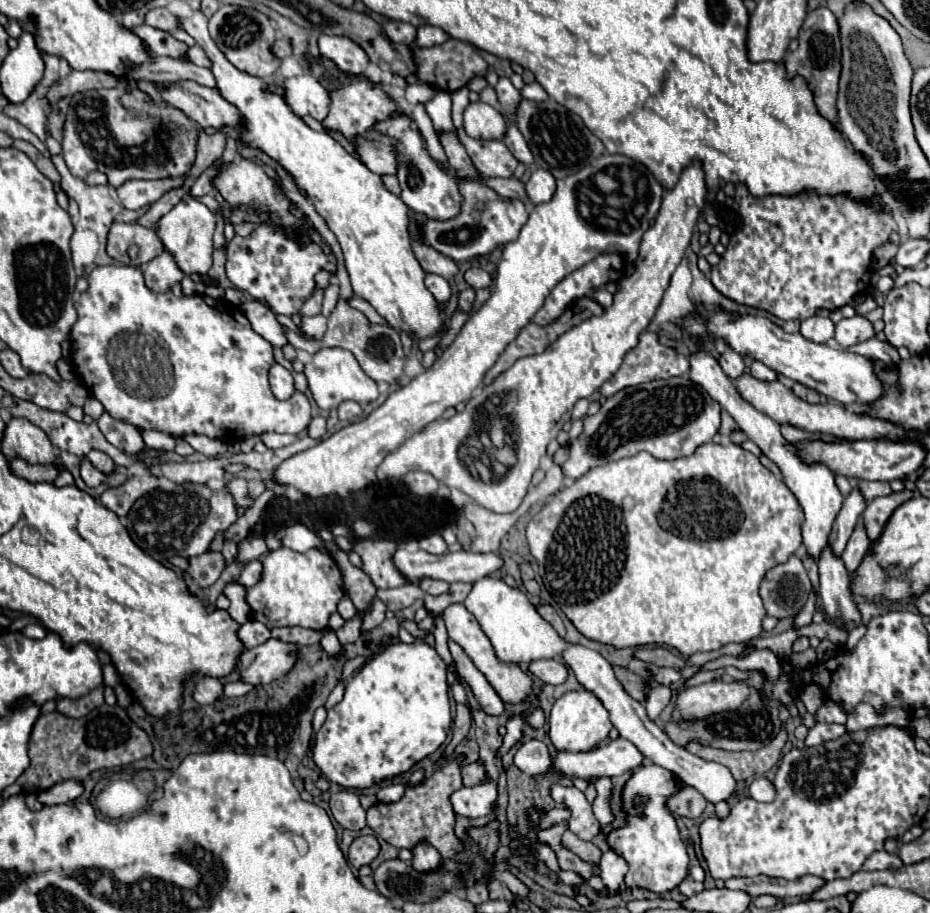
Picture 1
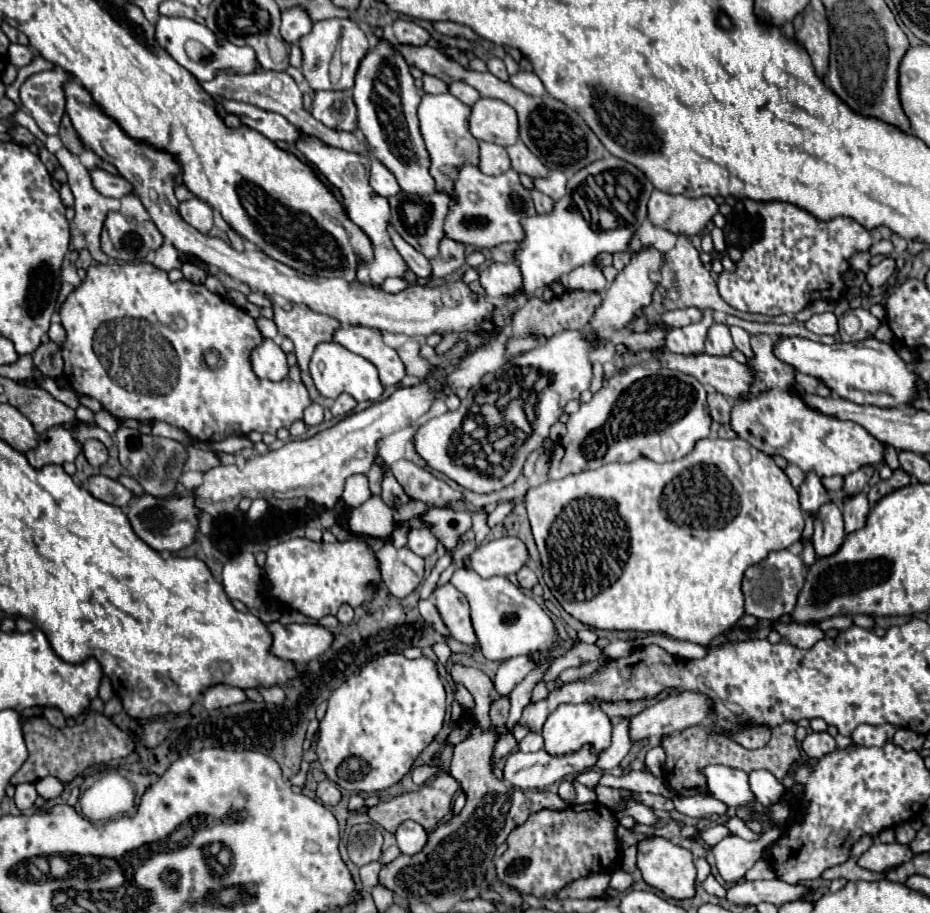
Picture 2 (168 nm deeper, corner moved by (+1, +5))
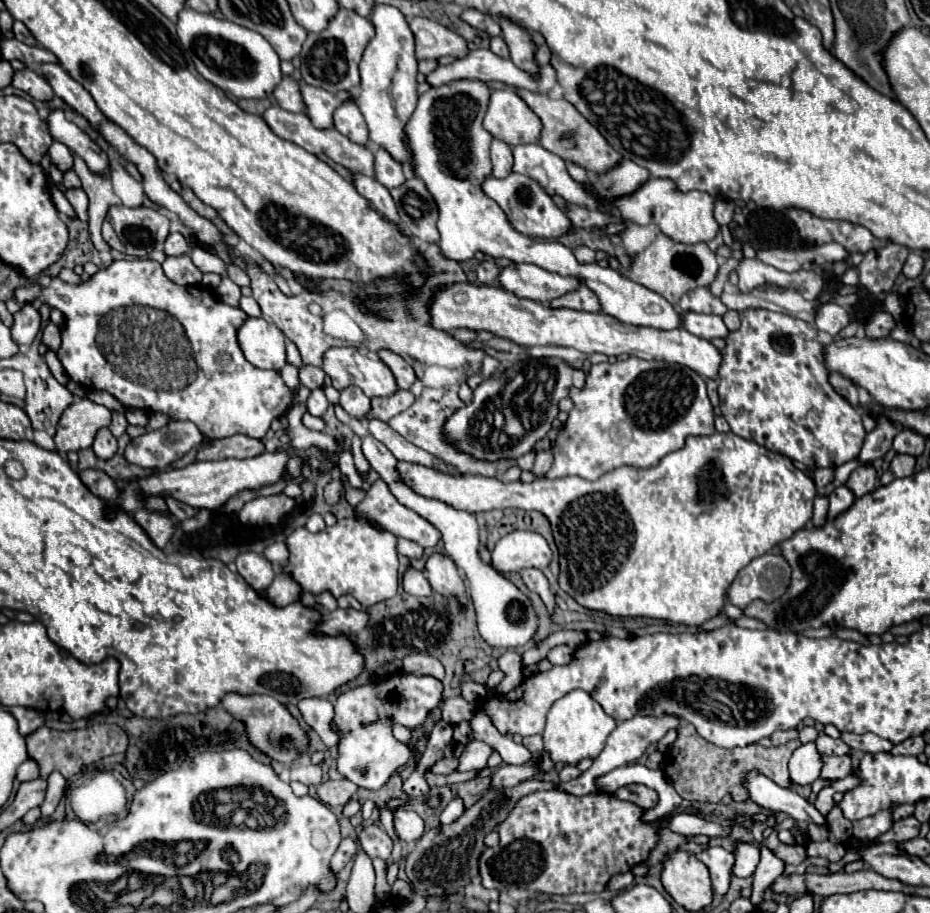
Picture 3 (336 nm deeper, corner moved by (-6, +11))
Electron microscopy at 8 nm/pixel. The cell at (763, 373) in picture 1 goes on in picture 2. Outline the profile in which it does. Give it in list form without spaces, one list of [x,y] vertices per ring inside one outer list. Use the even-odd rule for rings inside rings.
[[[730,326],[730,334],[732,334],[732,340],[734,340],[734,346],[746,356],[746,358],[754,358],[752,354],[752,346],[750,346],[750,334],[738,326]]]

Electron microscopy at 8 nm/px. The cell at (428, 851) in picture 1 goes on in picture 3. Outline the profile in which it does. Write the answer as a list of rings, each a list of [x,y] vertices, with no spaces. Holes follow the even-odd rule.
[[[395,810],[393,812],[393,822],[395,822],[395,832],[403,842],[415,842],[423,836],[423,820],[419,814],[411,810]]]

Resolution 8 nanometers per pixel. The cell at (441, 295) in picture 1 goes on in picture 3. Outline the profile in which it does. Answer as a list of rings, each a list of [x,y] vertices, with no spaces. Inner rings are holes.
[[[351,174],[351,182],[355,190],[361,196],[365,196],[385,218],[389,218],[393,224],[399,226],[399,214],[397,214],[395,202],[383,184],[379,184],[375,178],[369,178],[365,174]]]

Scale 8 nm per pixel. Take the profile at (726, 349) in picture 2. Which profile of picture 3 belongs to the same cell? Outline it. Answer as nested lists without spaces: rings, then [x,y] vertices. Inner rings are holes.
[[[683,312],[681,316],[683,316],[683,328],[699,338],[713,340],[713,338],[723,338],[729,332],[721,316],[699,314],[699,312]]]

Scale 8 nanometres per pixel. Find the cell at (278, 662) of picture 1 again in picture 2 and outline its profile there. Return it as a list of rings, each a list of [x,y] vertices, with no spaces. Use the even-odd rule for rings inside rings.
[[[278,622],[268,624],[272,634],[270,654],[288,660],[296,666],[310,662],[312,658],[326,652],[332,644],[332,634],[322,626],[314,624],[288,624],[282,626]]]

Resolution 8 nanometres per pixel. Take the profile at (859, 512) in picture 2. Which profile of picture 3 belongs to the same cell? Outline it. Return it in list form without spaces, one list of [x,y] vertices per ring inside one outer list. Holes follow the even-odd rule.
[[[859,464],[859,466],[851,472],[851,476],[849,476],[849,480],[845,482],[845,486],[851,488],[853,494],[859,498],[859,496],[875,490],[875,478],[877,478],[877,476],[875,476],[875,468],[873,468],[871,464]]]

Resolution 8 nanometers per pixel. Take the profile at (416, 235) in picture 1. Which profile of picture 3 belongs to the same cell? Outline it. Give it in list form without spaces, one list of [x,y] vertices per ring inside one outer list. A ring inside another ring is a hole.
[[[411,176],[399,188],[391,188],[389,192],[399,210],[403,228],[413,238],[425,242],[439,242],[439,230],[437,230],[439,212],[425,184],[419,178]]]

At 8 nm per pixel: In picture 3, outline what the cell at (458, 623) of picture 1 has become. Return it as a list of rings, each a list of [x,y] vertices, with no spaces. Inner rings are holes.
[[[433,552],[425,562],[425,570],[433,592],[439,592],[443,596],[457,596],[461,606],[467,604],[465,582],[449,556]]]

